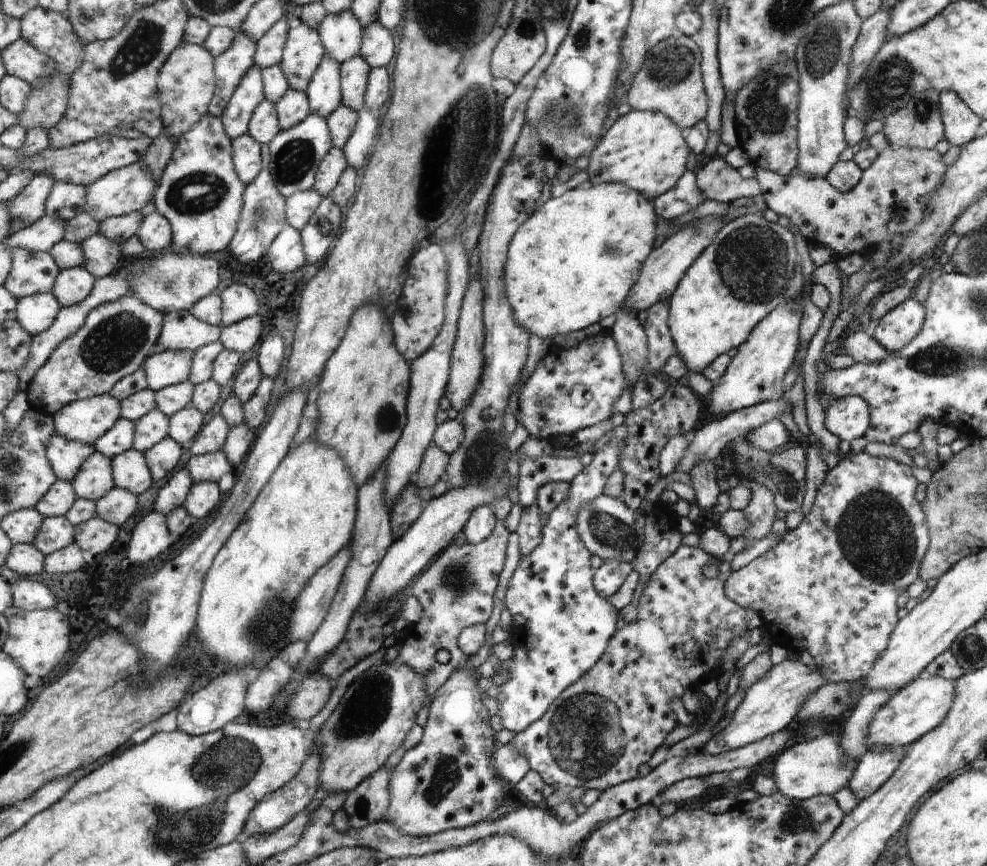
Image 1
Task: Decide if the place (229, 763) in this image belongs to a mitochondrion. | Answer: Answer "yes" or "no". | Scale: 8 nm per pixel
yes

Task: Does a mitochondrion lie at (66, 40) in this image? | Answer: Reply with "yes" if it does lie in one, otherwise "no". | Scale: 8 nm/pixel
no

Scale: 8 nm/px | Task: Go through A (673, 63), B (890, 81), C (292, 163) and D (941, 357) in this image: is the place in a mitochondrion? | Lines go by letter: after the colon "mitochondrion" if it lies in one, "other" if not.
A: mitochondrion
B: mitochondrion
C: mitochondrion
D: mitochondrion

